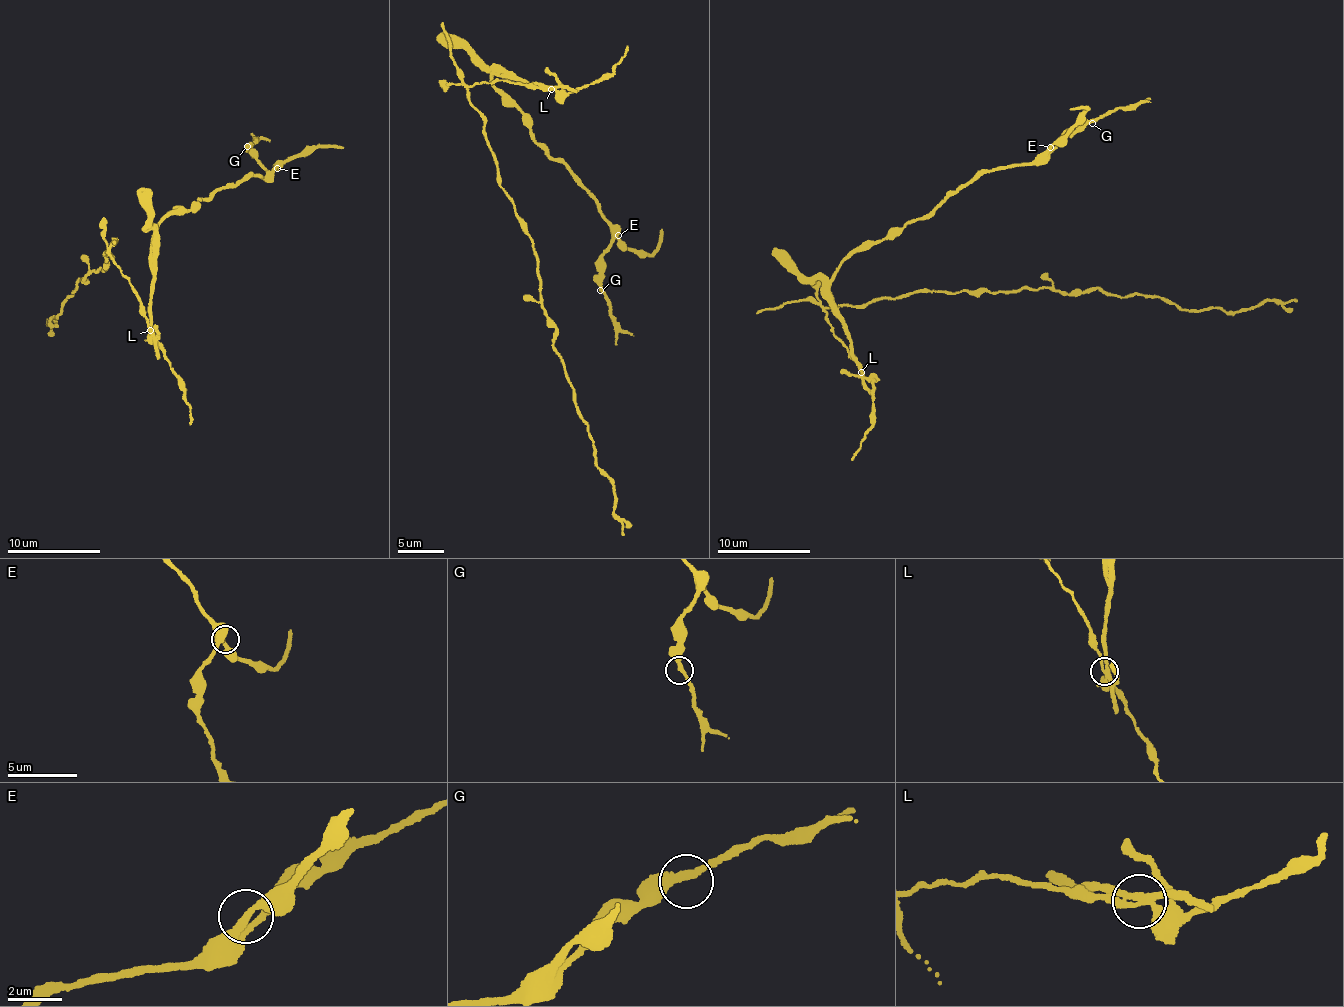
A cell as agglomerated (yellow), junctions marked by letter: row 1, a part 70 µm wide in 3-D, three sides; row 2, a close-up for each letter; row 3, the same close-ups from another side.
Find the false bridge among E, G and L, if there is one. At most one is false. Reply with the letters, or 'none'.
L

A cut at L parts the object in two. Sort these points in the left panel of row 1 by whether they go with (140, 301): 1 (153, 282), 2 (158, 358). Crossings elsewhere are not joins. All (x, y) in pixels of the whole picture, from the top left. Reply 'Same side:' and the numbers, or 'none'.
Same side: none

